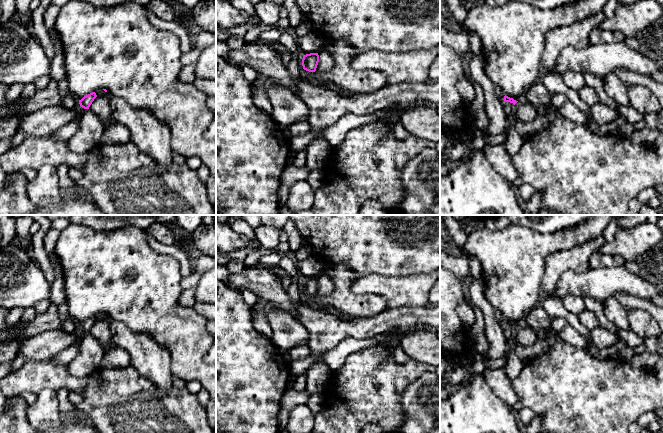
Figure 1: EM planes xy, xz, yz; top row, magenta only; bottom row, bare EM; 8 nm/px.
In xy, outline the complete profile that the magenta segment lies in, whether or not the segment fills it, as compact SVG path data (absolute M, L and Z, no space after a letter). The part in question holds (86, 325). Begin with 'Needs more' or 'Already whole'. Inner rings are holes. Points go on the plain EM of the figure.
Already whole. M92 316L86 320L84 320L81 324L79 324L79 328L84 333L89 333L90 329L94 325L94 323L97 321L95 316Z

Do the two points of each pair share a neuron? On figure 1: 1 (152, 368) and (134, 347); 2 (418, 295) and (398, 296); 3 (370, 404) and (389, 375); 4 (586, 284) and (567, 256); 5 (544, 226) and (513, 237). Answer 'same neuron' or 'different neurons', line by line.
1: same neuron
2: same neuron
3: same neuron
4: different neurons
5: different neurons

